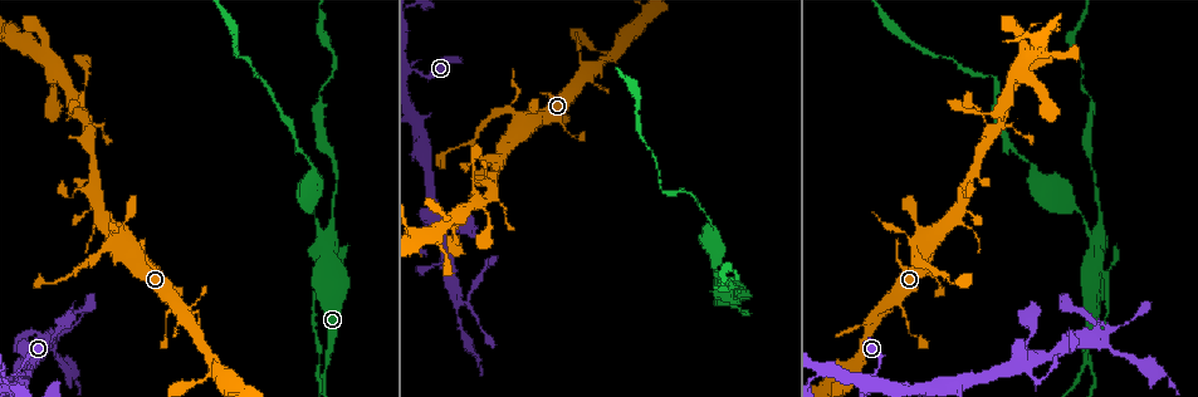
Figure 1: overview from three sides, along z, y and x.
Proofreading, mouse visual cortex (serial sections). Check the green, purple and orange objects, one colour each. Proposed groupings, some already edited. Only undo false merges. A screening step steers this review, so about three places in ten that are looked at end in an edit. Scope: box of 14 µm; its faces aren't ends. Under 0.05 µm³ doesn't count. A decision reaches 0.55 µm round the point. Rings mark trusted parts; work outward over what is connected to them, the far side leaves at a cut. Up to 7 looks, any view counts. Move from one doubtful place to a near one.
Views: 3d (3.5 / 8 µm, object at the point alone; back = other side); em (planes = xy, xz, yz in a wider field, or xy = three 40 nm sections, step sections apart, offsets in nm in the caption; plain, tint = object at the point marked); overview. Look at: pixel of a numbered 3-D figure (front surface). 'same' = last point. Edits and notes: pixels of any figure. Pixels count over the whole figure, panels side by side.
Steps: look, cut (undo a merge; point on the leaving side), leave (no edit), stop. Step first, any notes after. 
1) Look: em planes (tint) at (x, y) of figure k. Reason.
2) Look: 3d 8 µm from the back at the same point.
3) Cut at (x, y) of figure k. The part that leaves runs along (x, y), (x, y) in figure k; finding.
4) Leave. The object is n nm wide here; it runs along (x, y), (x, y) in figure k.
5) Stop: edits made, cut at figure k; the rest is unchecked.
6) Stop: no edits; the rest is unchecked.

Look: 3d 3.5 µm at (322, 236) of figure 1. Side arm on a straight run.

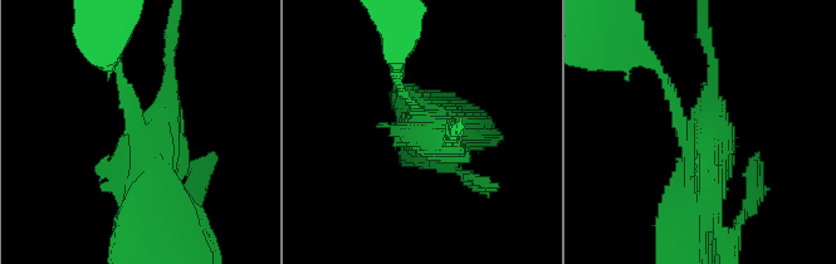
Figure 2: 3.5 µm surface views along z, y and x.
Look: em xy step 5 (tint) at (424, 119) of figure 2.

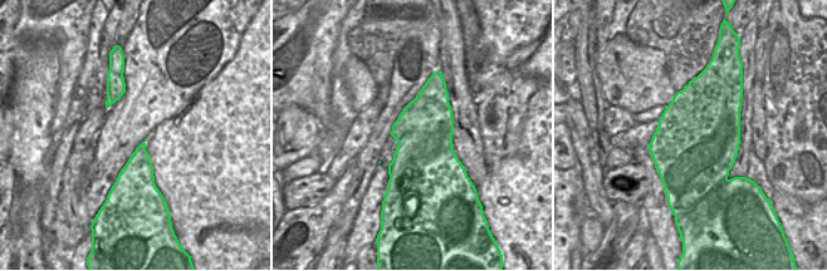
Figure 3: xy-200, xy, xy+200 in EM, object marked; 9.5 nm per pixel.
Look: em xy step 1 (tint) at the same point.

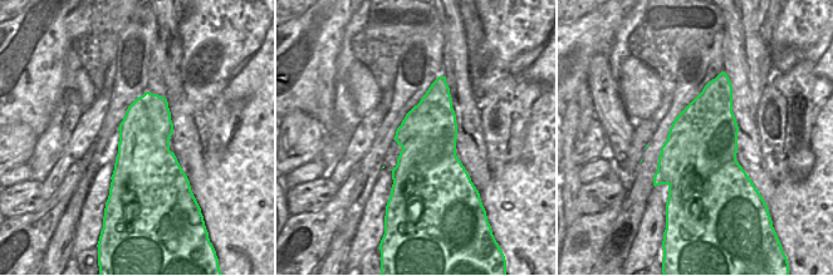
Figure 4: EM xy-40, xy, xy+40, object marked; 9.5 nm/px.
Cut at (192, 189) of figure 2. The part that leaves runs along (695, 189), (702, 150), (663, 77) in figure 2; two cells meet here.

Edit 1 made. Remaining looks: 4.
Look: 3d 3.5 µm at (14, 376) of figure 1. Three-way junction.

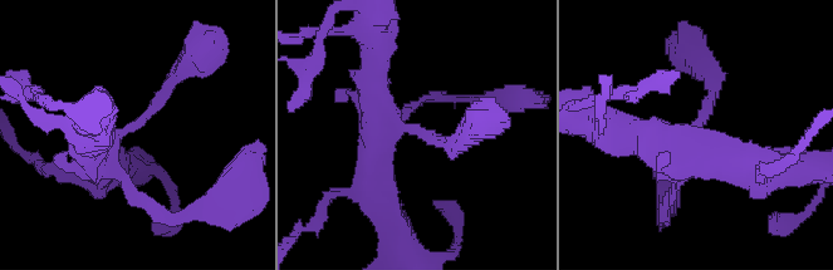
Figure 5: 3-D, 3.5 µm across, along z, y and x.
Look: em xy step 1 (tint) at (700, 125) of figure 5. 3 arms meet here; the arms are 200, 500, 500 nm wide; need the tissue.

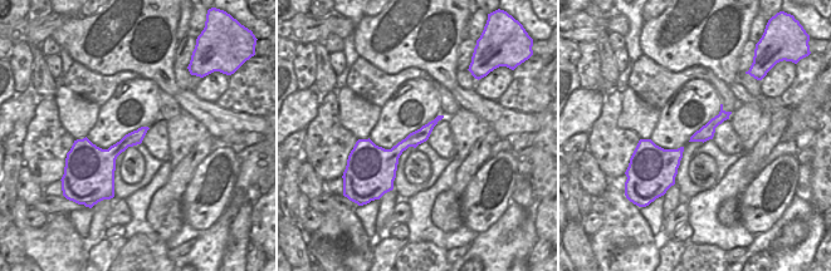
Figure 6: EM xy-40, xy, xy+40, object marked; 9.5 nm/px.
Leave. It runs along (186, 63), (160, 102), (89, 156) in figure 5; all the same cell.

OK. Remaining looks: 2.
Look: 3d 3.5 µm at (1034, 380) of figure 1. Sudden change in width.

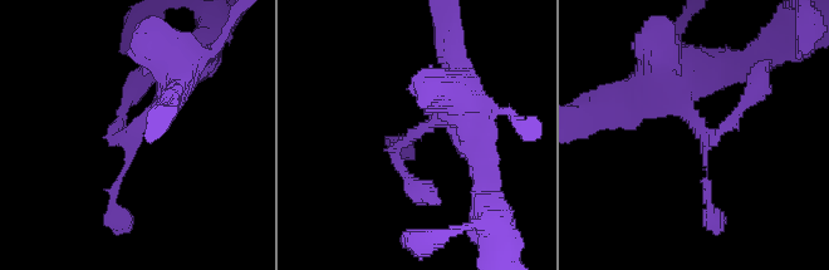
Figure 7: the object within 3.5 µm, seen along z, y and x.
Look: em xy step 5 (tint) at (695, 125) of figure 7. Shape alone is not enough.

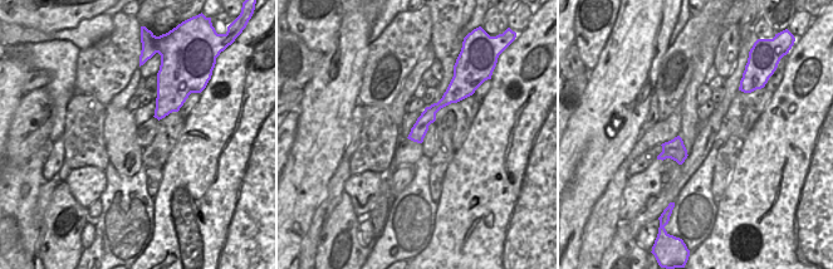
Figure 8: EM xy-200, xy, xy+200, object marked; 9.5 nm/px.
Leave. It runs along (461, 86), (396, 150), (411, 182) in figure 7; continuous, no second cell.

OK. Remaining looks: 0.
Stop: edits made, cut at figure 2; the rest is unchecked.

